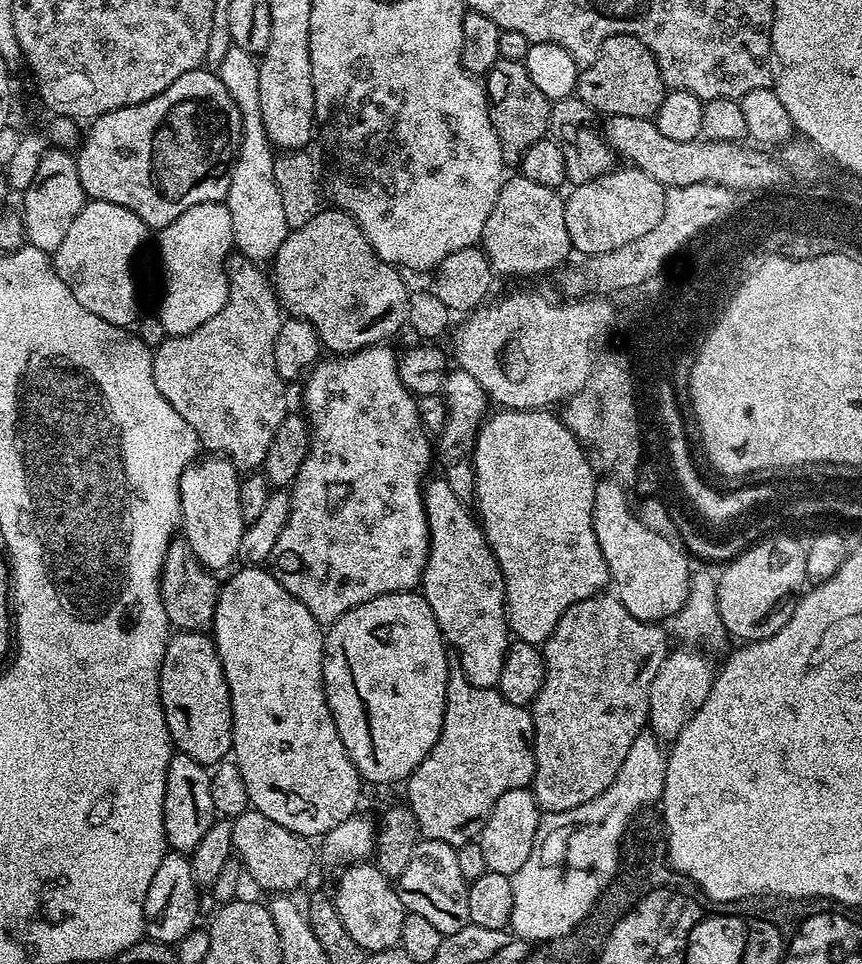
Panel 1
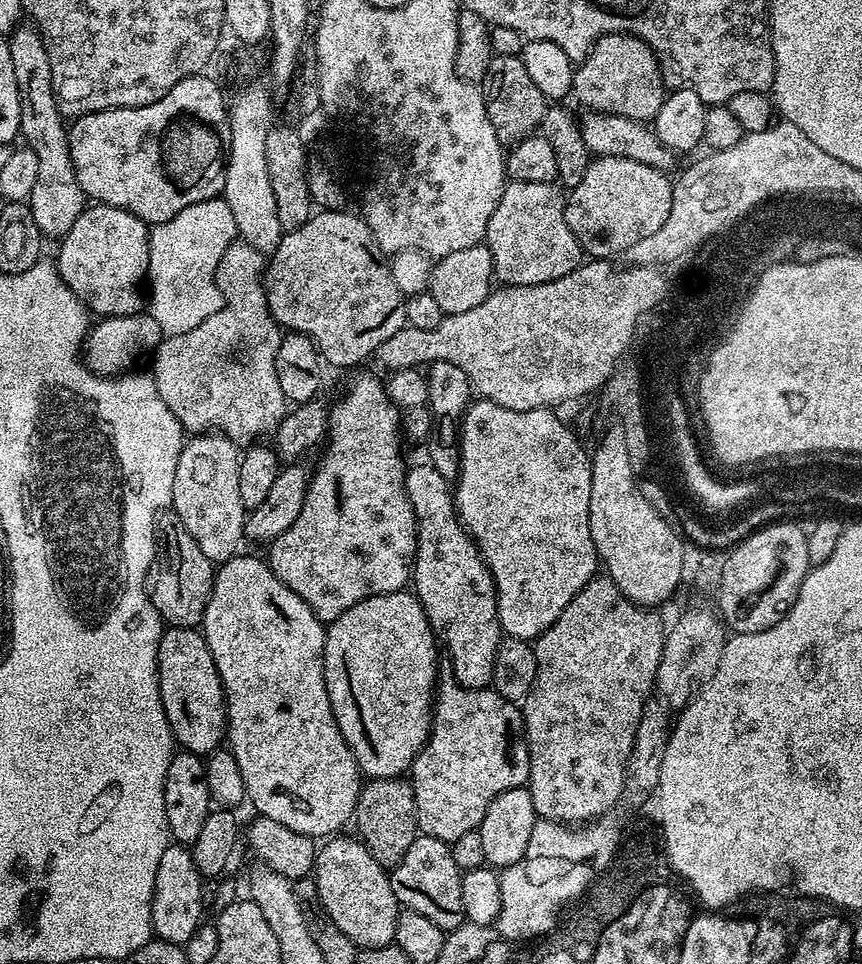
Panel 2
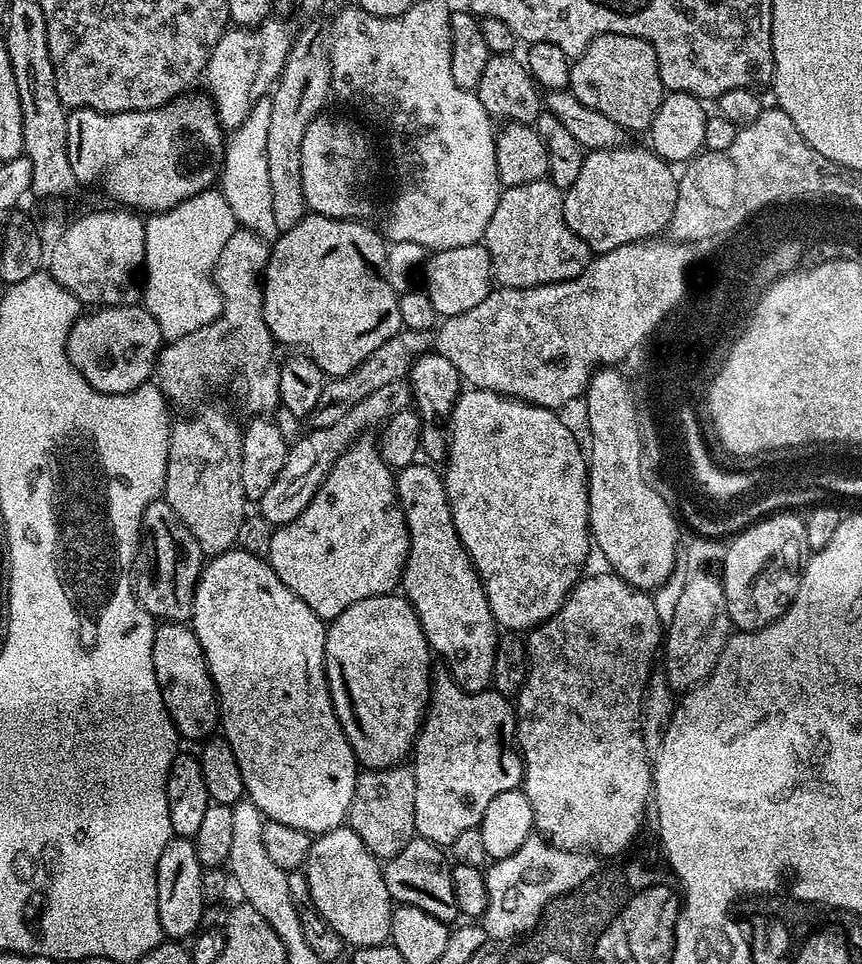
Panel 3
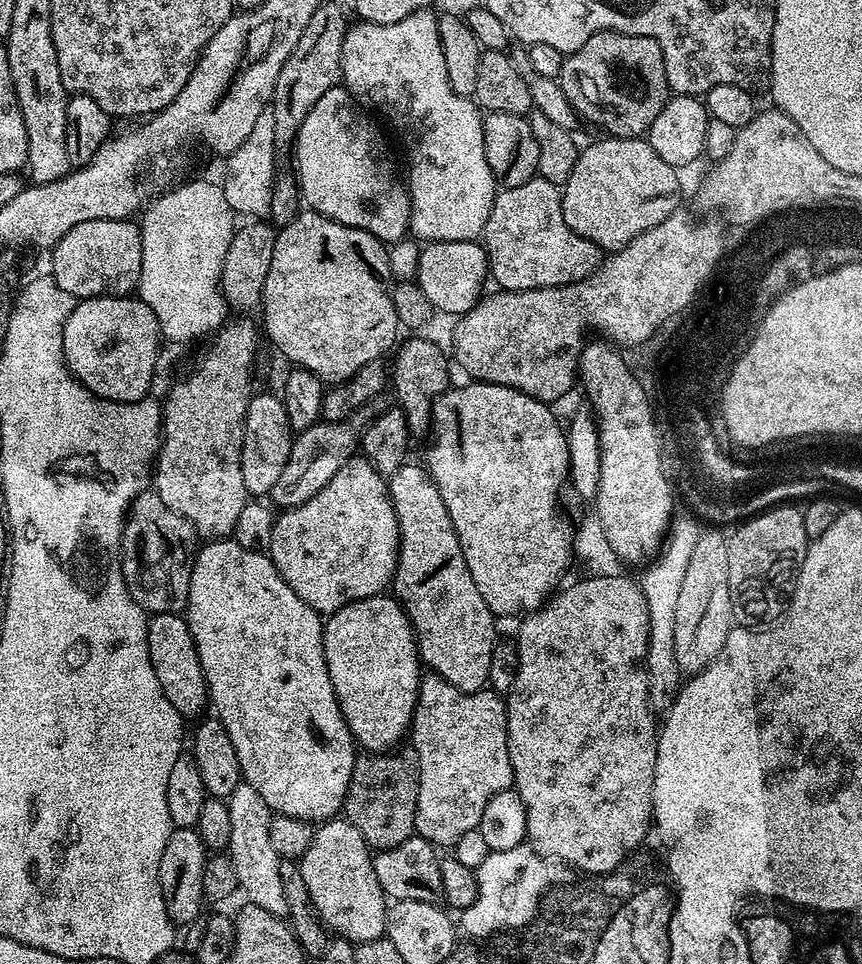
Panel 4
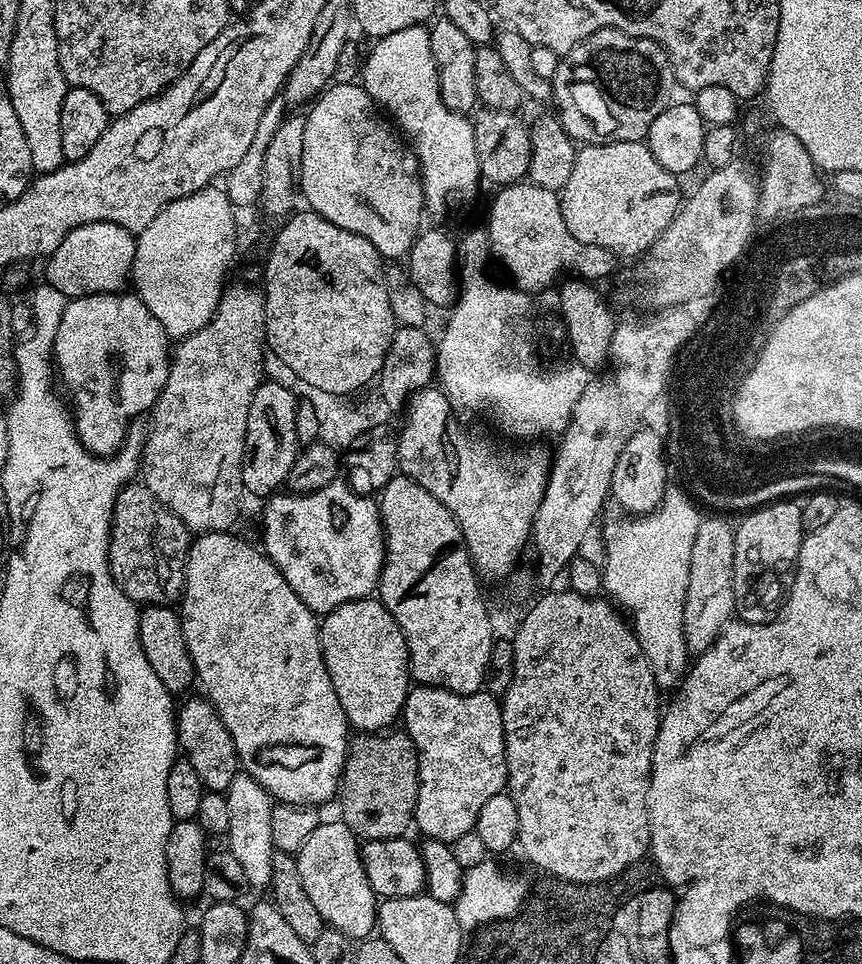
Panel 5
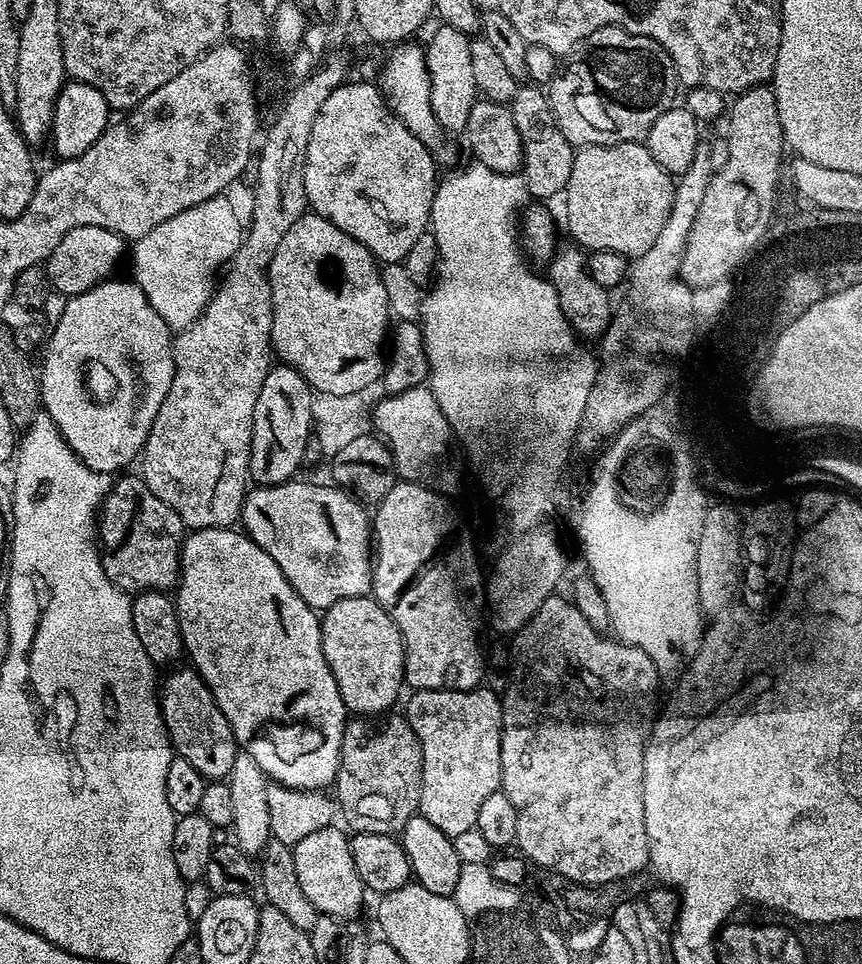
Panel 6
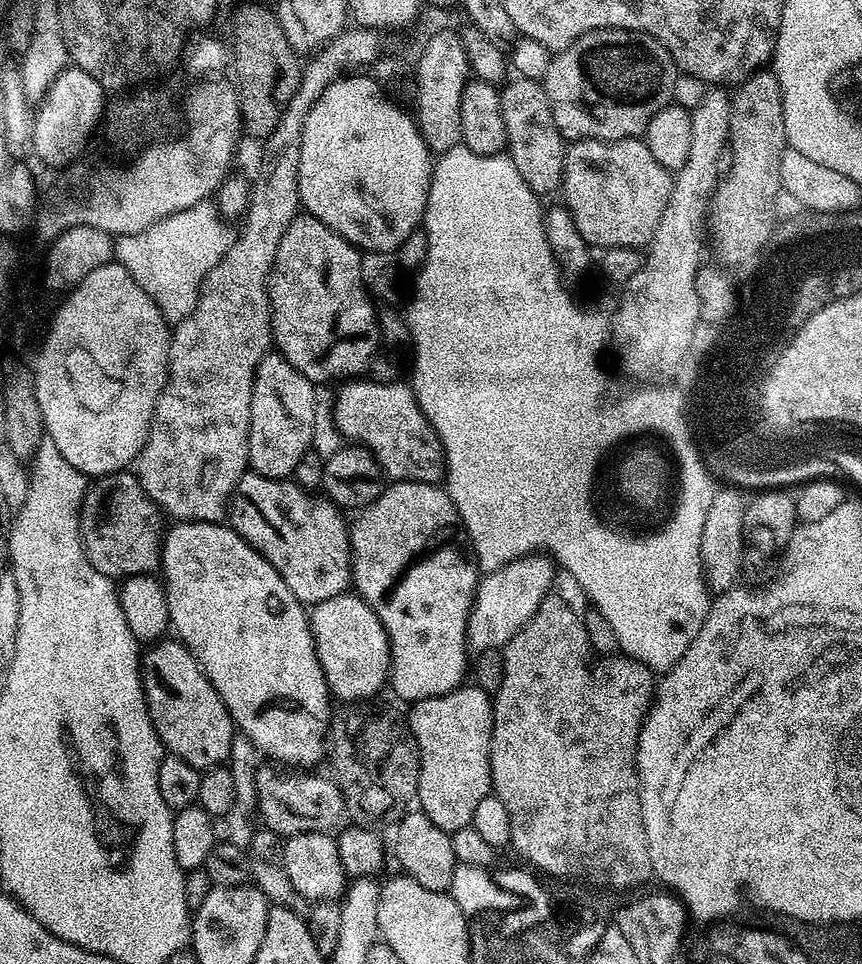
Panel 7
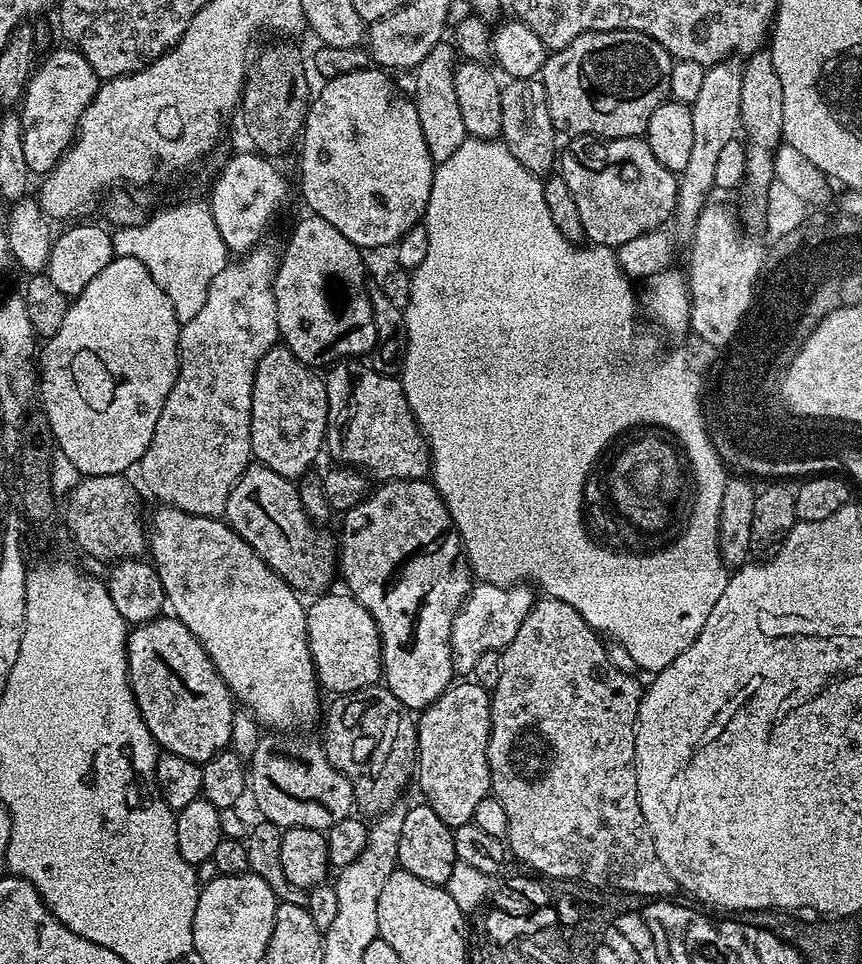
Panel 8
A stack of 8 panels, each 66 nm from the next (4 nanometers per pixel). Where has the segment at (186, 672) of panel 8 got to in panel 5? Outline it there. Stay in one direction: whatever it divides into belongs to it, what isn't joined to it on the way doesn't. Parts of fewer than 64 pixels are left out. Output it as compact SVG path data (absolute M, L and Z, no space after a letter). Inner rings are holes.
M206 698L188 700L179 705L176 713L176 742L183 759L198 770L198 778L210 792L228 791L230 782L234 782L237 772L241 771L240 759L234 746L234 738L230 738L230 730L222 722L216 707Z

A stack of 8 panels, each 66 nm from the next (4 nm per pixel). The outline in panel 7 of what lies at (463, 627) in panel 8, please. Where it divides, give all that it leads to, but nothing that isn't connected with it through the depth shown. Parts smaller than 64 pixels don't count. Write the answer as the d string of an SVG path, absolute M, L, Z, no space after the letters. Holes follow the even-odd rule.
M529 554L502 566L496 572L479 577L476 586L476 600L472 603L468 619L468 646L476 652L491 648L503 649L530 622L534 610L553 591L557 565L547 554Z

